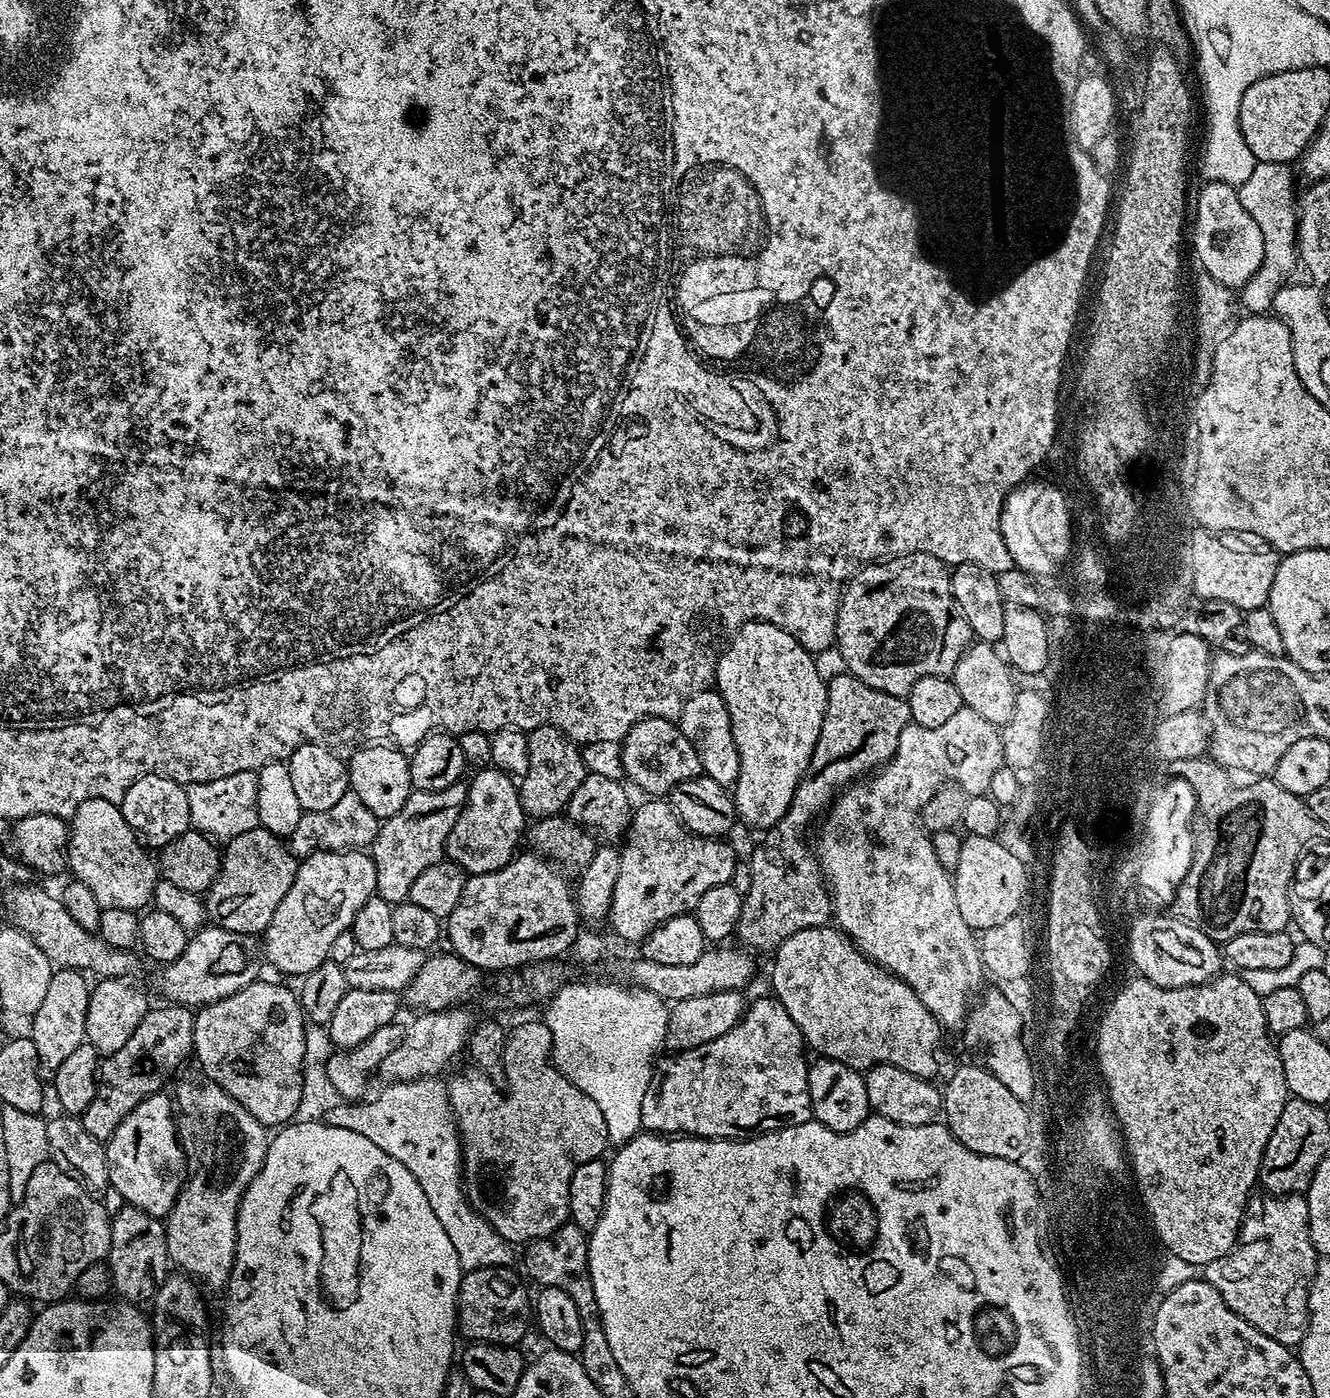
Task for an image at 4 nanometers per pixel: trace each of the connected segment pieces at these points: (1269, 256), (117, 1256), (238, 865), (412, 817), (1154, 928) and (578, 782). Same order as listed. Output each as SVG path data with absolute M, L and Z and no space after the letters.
M1257 163L1254 174L1238 188L1242 206L1258 222L1265 242L1265 256L1259 270L1238 292L1239 303L1248 314L1267 313L1281 288L1293 279L1292 271L1298 268L1298 191L1292 185L1292 170L1287 164Z
M125 1205L118 1214L111 1217L111 1249L106 1257L110 1271L113 1293L127 1303L141 1303L155 1295L156 1289L168 1274L170 1261L166 1246L164 1224L157 1218Z
M258 827L238 834L238 838L227 841L220 872L203 897L207 919L222 930L259 937L268 929L270 918L274 918L278 902L286 898L286 890L294 886L297 863L298 858L291 847L270 830Z
M461 782L446 786L446 790L433 792L413 791L406 798L402 810L383 821L376 841L370 846L370 855L376 867L375 895L386 898L391 904L402 904L408 899L410 886L426 866L434 866L445 859L444 843L462 814L468 797L468 785Z
M1136 914L1128 928L1128 952L1132 955L1132 964L1143 979L1162 984L1166 988L1181 988L1191 984L1204 984L1221 971L1222 952L1217 941L1210 939L1200 928L1188 924L1179 916L1171 914Z
M549 724L531 729L528 732L528 745L530 767L518 784L525 813L532 818L563 813L567 809L570 794L582 786L582 778L586 775L581 749L568 739L565 732Z

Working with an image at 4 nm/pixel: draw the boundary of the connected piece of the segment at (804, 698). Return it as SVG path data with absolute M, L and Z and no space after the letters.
M752 620L741 625L721 651L716 662L714 688L726 702L734 746L738 746L740 773L734 785L734 799L739 823L767 830L788 812L794 790L800 785L814 754L828 701L827 683L818 678L813 653L807 652L786 630L762 620Z

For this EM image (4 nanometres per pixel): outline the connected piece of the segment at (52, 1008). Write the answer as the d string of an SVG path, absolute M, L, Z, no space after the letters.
M73 968L55 969L42 1006L38 1006L38 1010L30 1017L30 1035L34 1042L34 1050L38 1050L38 1070L41 1080L45 1082L51 1081L58 1066L62 1066L69 1054L85 1043L86 1006L90 984L84 980L87 980L85 973L75 972Z

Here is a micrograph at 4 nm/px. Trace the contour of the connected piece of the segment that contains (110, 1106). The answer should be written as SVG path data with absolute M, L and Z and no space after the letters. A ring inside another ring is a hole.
M187 1006L153 1007L138 1022L138 1030L130 1034L122 1050L113 1056L103 1057L96 1081L96 1093L90 1106L80 1115L82 1126L93 1138L106 1142L122 1126L122 1122L146 1098L157 1095L168 1079L181 1071L184 1059L193 1055L194 1022L193 1009ZM173 1075L173 1076L172 1076ZM172 1076L172 1077L171 1077Z

